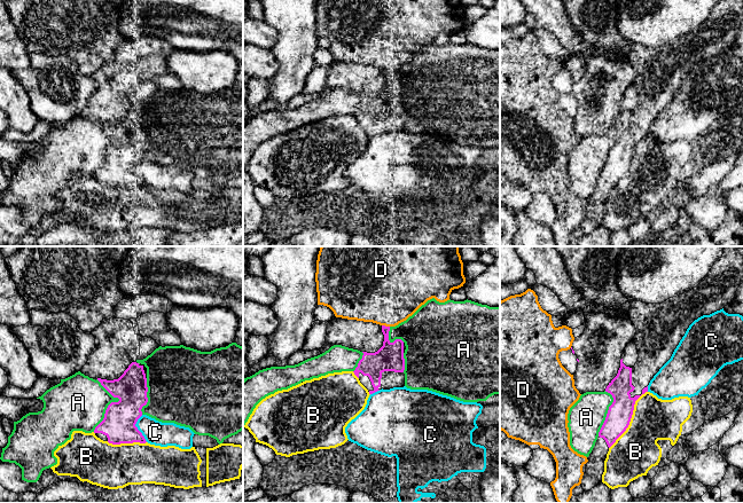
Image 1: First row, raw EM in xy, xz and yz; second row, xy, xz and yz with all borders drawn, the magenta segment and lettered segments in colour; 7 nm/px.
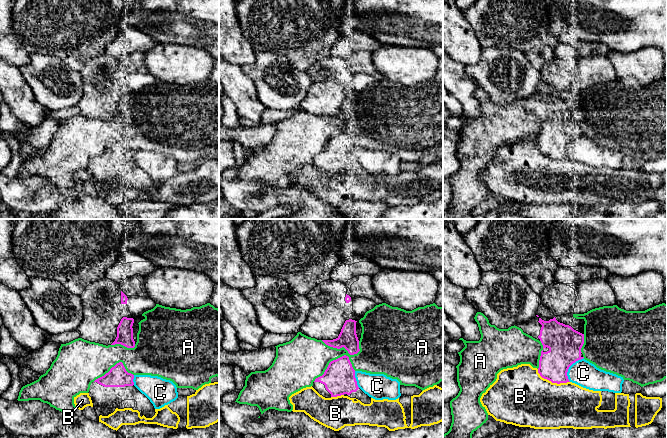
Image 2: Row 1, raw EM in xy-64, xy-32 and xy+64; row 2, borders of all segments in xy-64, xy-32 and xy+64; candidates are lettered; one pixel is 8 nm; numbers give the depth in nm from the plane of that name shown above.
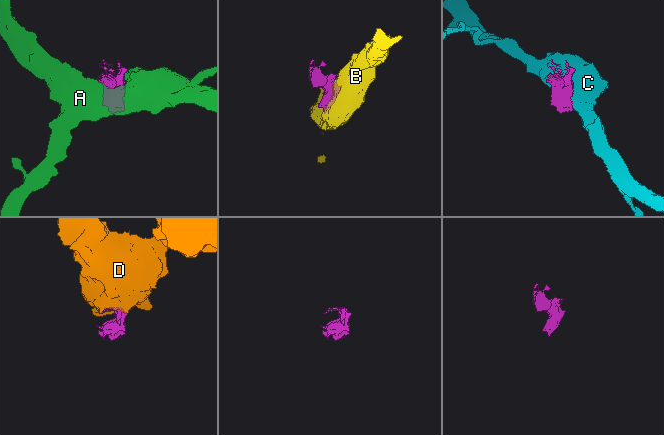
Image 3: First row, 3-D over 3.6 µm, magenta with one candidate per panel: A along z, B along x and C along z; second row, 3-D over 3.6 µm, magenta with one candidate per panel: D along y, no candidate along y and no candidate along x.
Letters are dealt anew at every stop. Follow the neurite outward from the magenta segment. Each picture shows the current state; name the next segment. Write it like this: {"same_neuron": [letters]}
{"same_neuron": []}

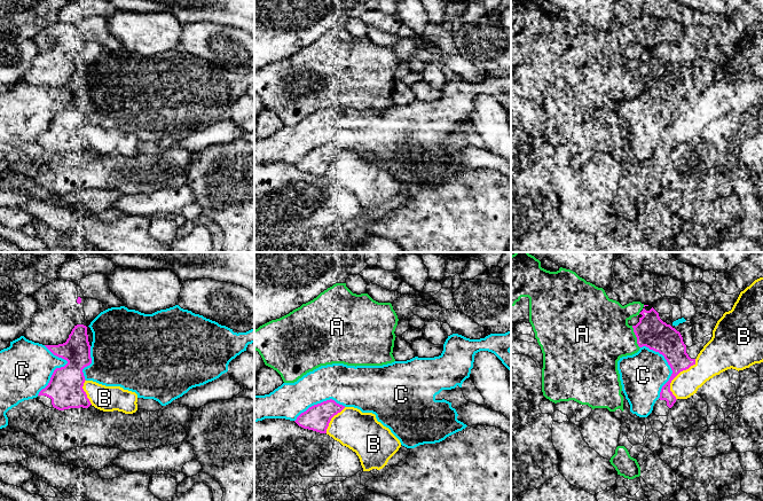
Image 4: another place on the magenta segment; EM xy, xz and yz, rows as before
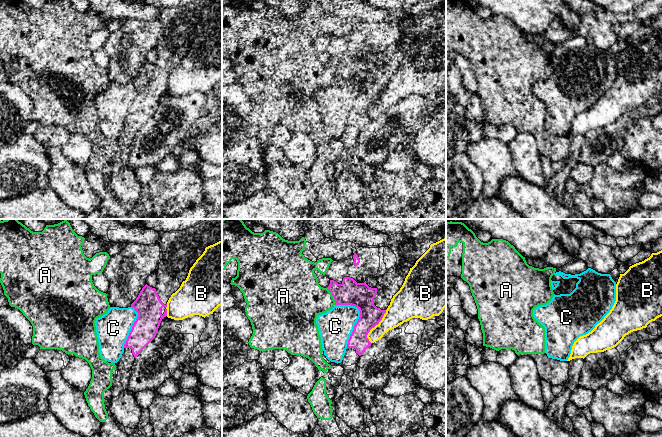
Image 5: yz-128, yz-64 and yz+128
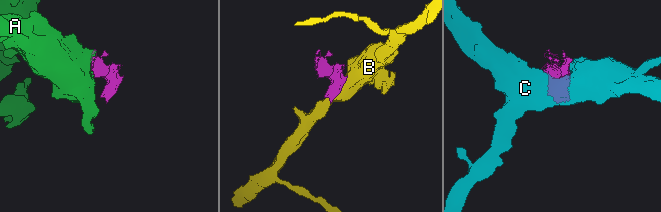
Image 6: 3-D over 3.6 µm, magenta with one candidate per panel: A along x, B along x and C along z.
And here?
{"same_neuron": []}

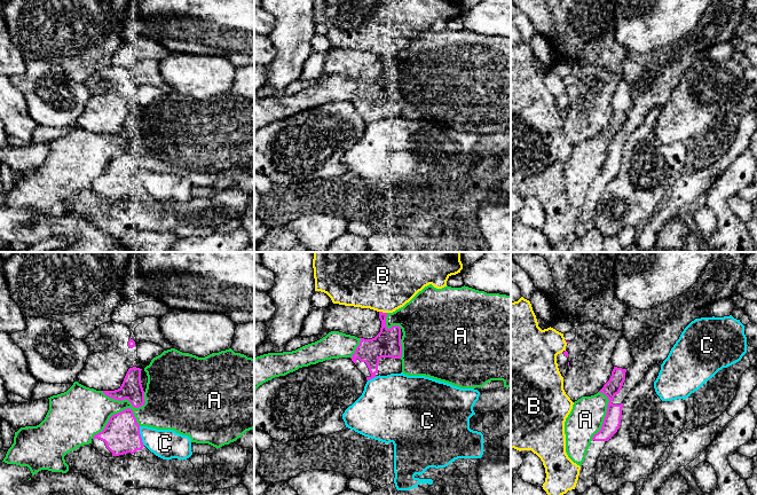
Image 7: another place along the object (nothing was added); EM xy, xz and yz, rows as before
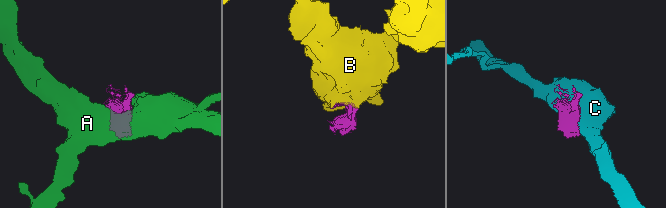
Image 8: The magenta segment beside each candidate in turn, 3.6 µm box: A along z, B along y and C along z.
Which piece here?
{"same_neuron": []}

